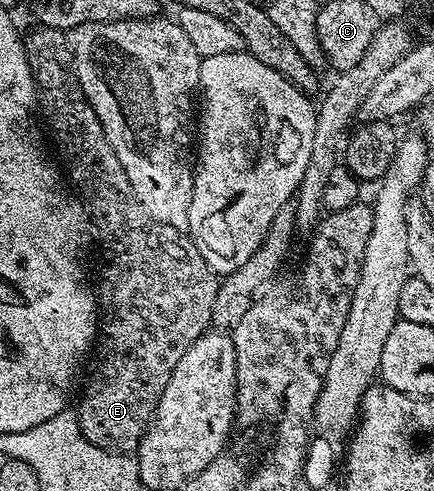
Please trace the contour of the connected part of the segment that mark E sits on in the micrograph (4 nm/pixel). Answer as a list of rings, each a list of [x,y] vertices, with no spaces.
[[[34,25],[30,32],[25,32],[24,46],[26,60],[34,75],[37,110],[40,115],[42,110],[50,126],[50,135],[66,162],[65,174],[73,190],[80,196],[92,220],[93,230],[95,227],[102,238],[102,272],[96,282],[100,316],[100,342],[96,347],[98,368],[82,395],[82,404],[76,407],[78,424],[82,426],[82,433],[89,443],[111,447],[118,453],[130,453],[137,448],[142,434],[150,426],[164,393],[164,385],[168,385],[172,377],[172,369],[176,369],[180,357],[184,357],[190,346],[206,334],[211,326],[214,306],[220,300],[220,279],[204,261],[204,257],[200,257],[197,242],[186,231],[178,231],[172,225],[164,225],[153,219],[136,197],[128,181],[128,173],[124,173],[124,165],[120,165],[120,157],[116,157],[104,133],[104,125],[100,117],[96,117],[96,109],[92,109],[86,100],[78,76],[74,73],[74,54],[67,32],[55,27]]]

